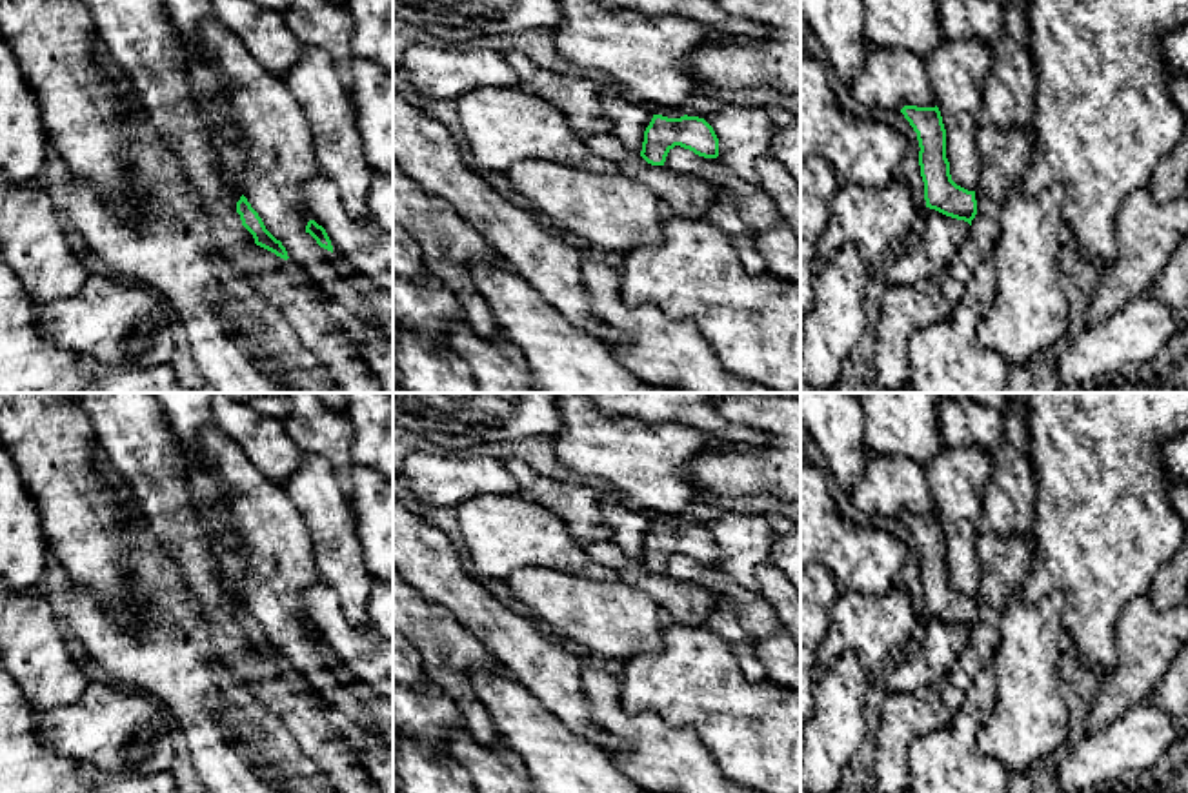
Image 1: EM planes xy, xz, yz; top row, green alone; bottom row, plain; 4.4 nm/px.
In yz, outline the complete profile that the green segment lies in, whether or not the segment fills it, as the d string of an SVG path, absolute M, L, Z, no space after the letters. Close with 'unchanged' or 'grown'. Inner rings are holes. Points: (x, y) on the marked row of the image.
M904 105L901 113L917 133L926 207L972 226L977 215L975 191L951 180L946 158L946 129L939 107Z; unchanged

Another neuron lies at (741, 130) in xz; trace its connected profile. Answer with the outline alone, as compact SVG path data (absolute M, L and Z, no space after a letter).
M726 104L722 109L706 115L704 120L719 138L717 160L748 184L759 186L755 162L760 156L771 156L771 142L775 136L766 111L760 107Z

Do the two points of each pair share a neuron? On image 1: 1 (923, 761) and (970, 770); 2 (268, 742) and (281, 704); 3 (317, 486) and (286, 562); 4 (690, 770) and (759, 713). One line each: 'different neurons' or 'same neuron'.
1: same neuron
2: different neurons
3: different neurons
4: different neurons

